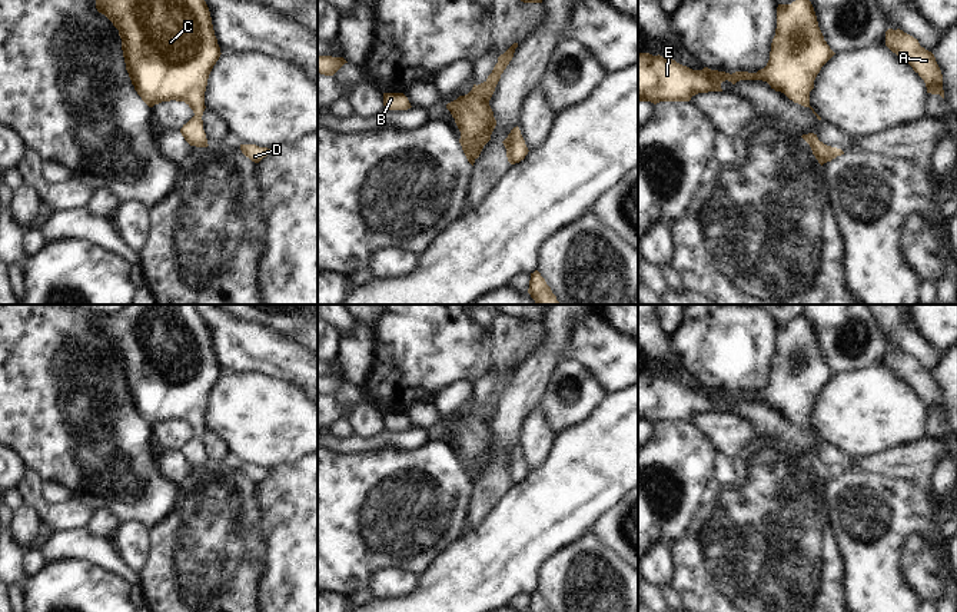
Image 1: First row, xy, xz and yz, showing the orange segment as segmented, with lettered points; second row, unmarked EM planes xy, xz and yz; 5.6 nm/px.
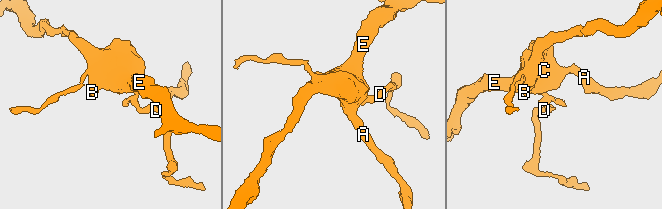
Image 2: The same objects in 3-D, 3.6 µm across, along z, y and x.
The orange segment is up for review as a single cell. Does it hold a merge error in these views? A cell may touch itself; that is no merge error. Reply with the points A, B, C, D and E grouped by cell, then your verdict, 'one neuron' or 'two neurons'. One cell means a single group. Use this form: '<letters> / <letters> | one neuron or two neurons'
A B C D E | one neuron

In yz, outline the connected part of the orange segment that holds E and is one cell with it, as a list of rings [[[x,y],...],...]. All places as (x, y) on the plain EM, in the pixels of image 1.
[[[803,316],[803,317],[797,319],[795,322],[792,322],[791,325],[778,325],[778,327],[777,327],[777,349],[775,349],[775,356],[774,356],[772,363],[771,363],[770,380],[768,380],[767,386],[765,386],[764,389],[758,390],[757,393],[735,392],[735,393],[730,395],[730,393],[725,393],[725,392],[711,390],[711,389],[708,389],[708,388],[704,388],[702,390],[692,390],[692,389],[689,389],[689,388],[687,388],[687,386],[682,386],[682,385],[677,383],[677,382],[672,380],[672,379],[664,379],[664,377],[659,376],[659,375],[658,375],[658,376],[652,376],[652,375],[649,375],[649,373],[638,373],[638,422],[651,422],[651,423],[654,423],[654,425],[657,425],[657,423],[659,423],[659,422],[689,422],[691,418],[695,416],[695,415],[698,415],[698,413],[722,412],[721,403],[725,402],[725,400],[731,402],[732,405],[735,405],[735,403],[740,402],[740,400],[762,400],[762,402],[767,402],[767,403],[771,406],[771,409],[774,409],[775,412],[784,413],[784,415],[785,415],[790,420],[792,420],[794,423],[798,423],[798,425],[801,425],[801,426],[804,426],[804,428],[810,428],[810,429],[813,430],[813,433],[817,436],[817,439],[821,440],[821,438],[820,438],[820,436],[814,432],[814,429],[810,426],[810,412],[814,409],[814,400],[815,400],[815,398],[817,398],[817,395],[820,393],[821,388],[823,388],[834,375],[835,375],[835,373],[830,369],[830,366],[828,366],[827,362],[824,360],[824,356],[823,356],[823,353],[821,353],[821,350],[820,350],[820,347],[818,347],[817,336],[815,336],[815,332],[814,332],[814,327],[813,327],[811,322]]]

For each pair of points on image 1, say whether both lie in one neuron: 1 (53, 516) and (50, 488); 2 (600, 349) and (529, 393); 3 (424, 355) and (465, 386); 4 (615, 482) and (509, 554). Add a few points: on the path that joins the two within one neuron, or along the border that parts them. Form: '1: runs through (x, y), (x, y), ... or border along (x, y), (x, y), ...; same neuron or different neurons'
1: border along (39, 482), (39, 494), (50, 504), (72, 499); different neurons
2: border along (574, 326), (570, 343), (561, 358); different neurons
3: border along (474, 379), (458, 379), (444, 386), (431, 399); different neurons
4: runs through (590, 482), (581, 482), (535, 528); same neuron

